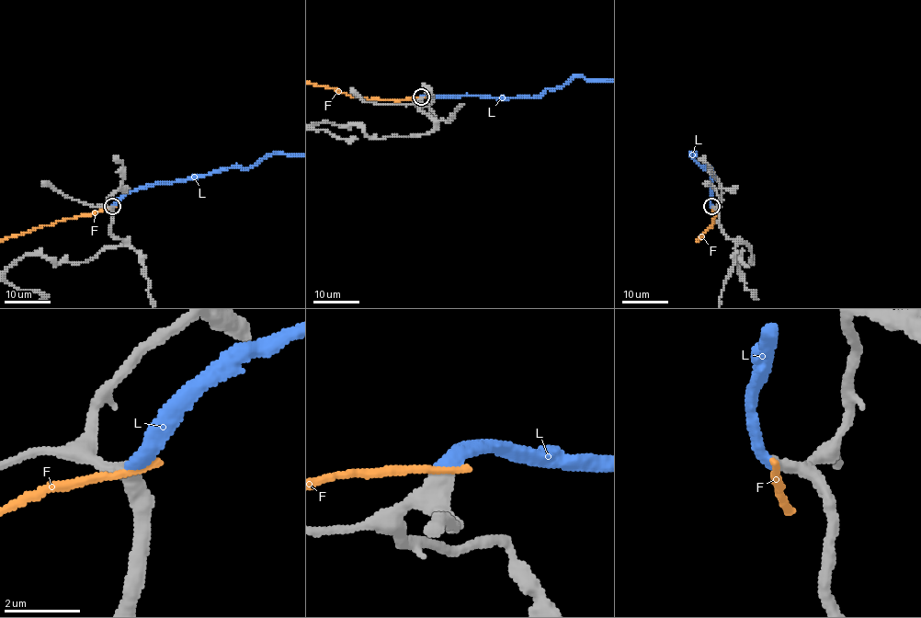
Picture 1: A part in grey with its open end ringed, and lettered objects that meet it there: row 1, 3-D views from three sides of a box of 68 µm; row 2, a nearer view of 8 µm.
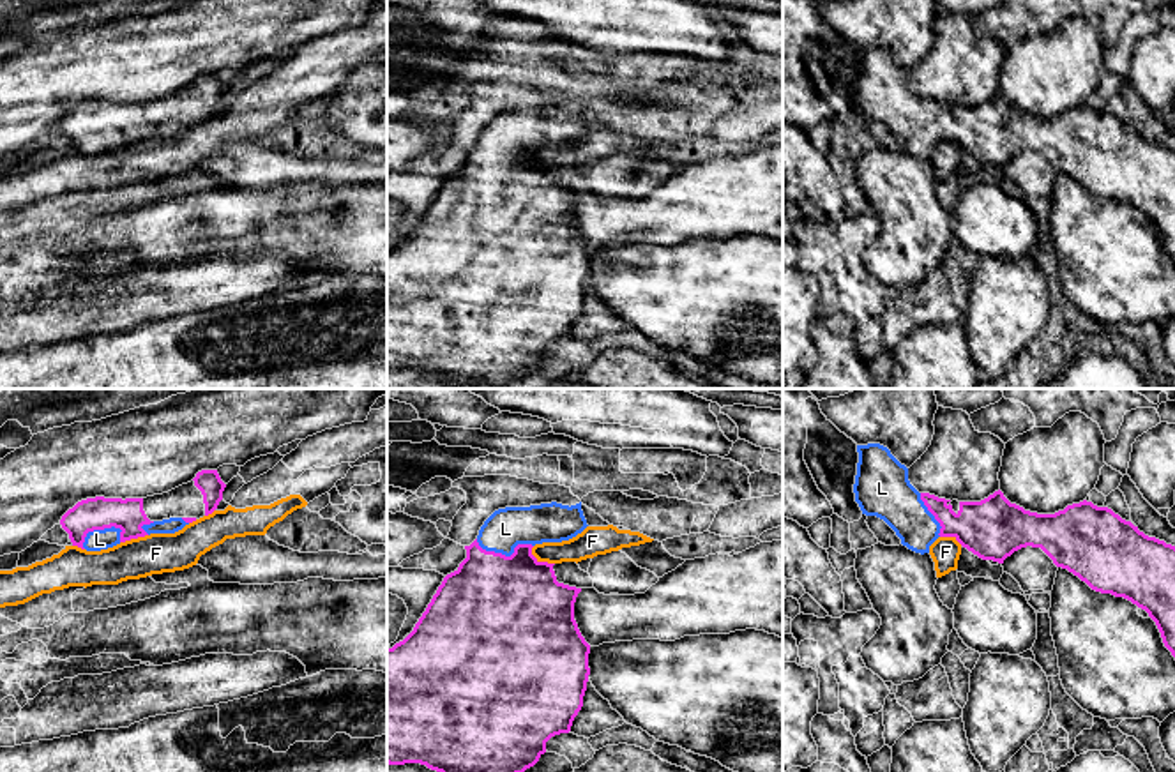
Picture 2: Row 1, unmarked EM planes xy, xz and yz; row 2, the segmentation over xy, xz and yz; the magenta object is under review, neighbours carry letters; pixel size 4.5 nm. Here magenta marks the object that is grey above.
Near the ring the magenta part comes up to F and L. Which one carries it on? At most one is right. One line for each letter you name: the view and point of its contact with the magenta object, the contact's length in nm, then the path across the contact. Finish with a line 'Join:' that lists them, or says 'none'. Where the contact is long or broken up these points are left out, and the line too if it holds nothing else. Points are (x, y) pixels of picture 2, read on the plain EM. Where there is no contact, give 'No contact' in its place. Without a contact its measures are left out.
L: Touches magenta at xz (504, 159). Shared border 260 nm
Join: L

